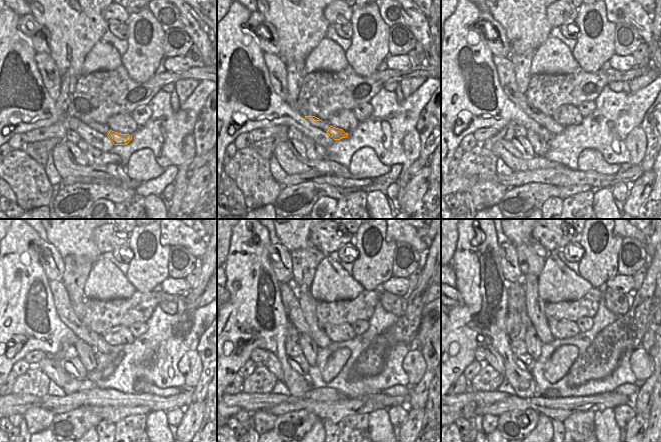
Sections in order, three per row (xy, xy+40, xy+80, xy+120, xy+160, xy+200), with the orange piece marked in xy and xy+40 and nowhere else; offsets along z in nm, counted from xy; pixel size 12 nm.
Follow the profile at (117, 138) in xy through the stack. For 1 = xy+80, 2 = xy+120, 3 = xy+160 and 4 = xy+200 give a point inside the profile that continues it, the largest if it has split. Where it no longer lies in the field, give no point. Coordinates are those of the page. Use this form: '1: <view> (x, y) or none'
1: xy+80 (520, 99)
2: xy+120 (74, 319)
3: xy+160 (303, 317)
4: xy+200 (534, 314)

